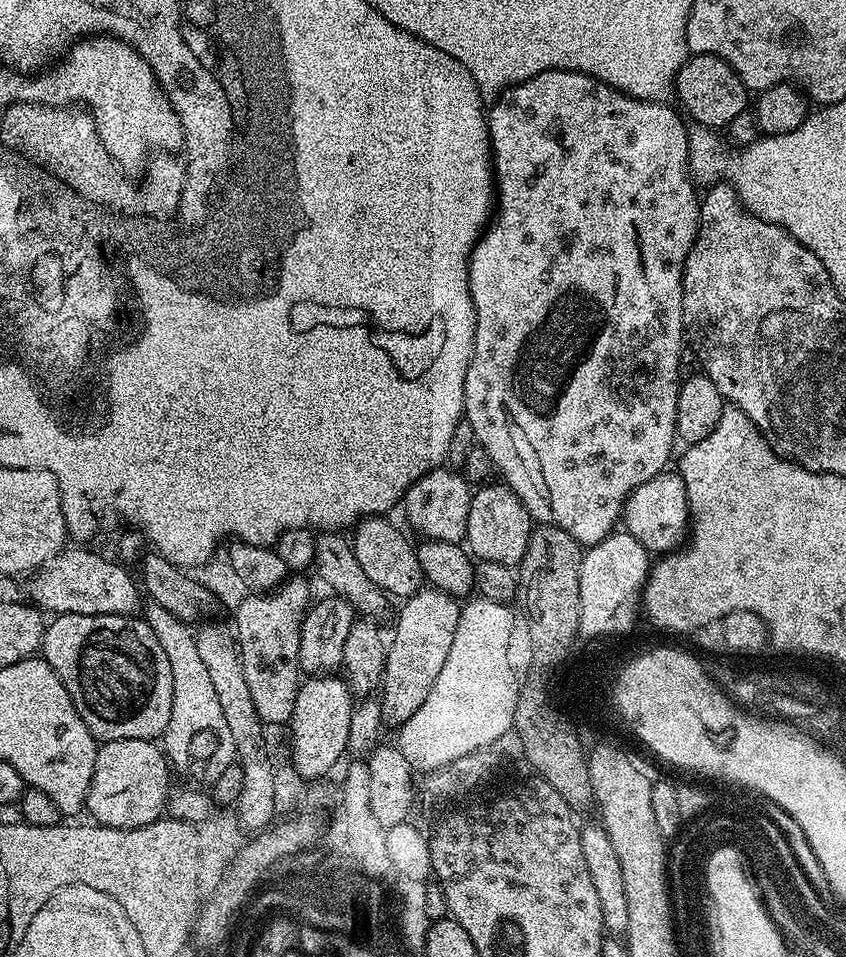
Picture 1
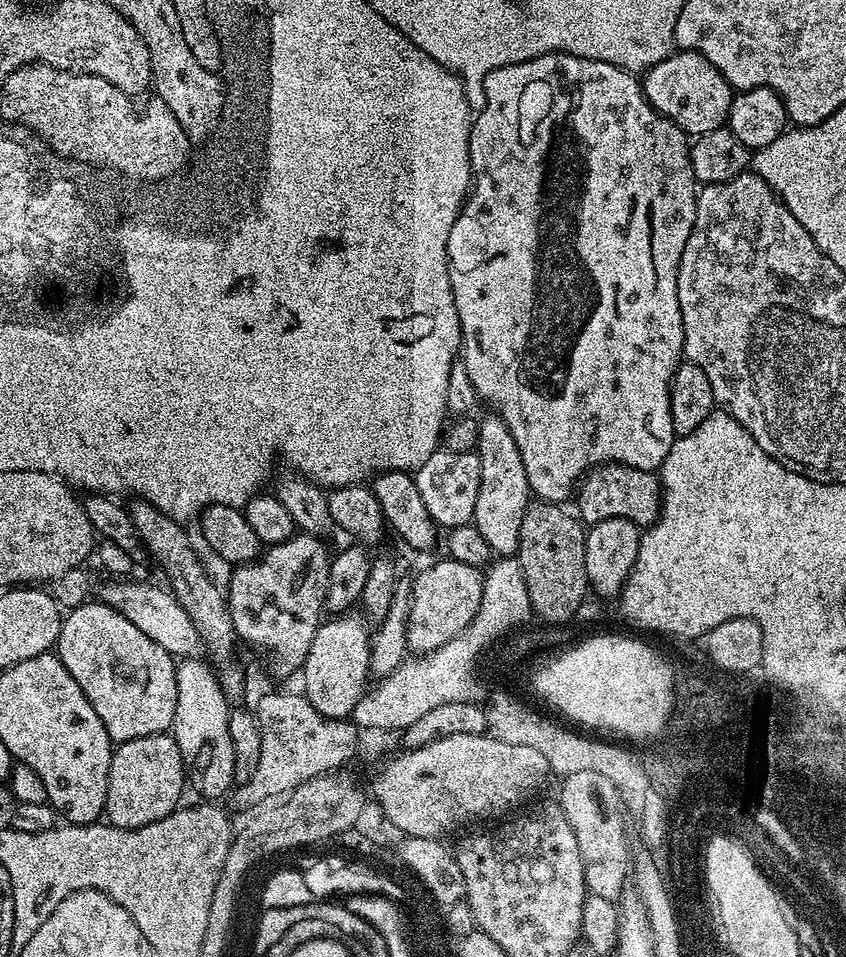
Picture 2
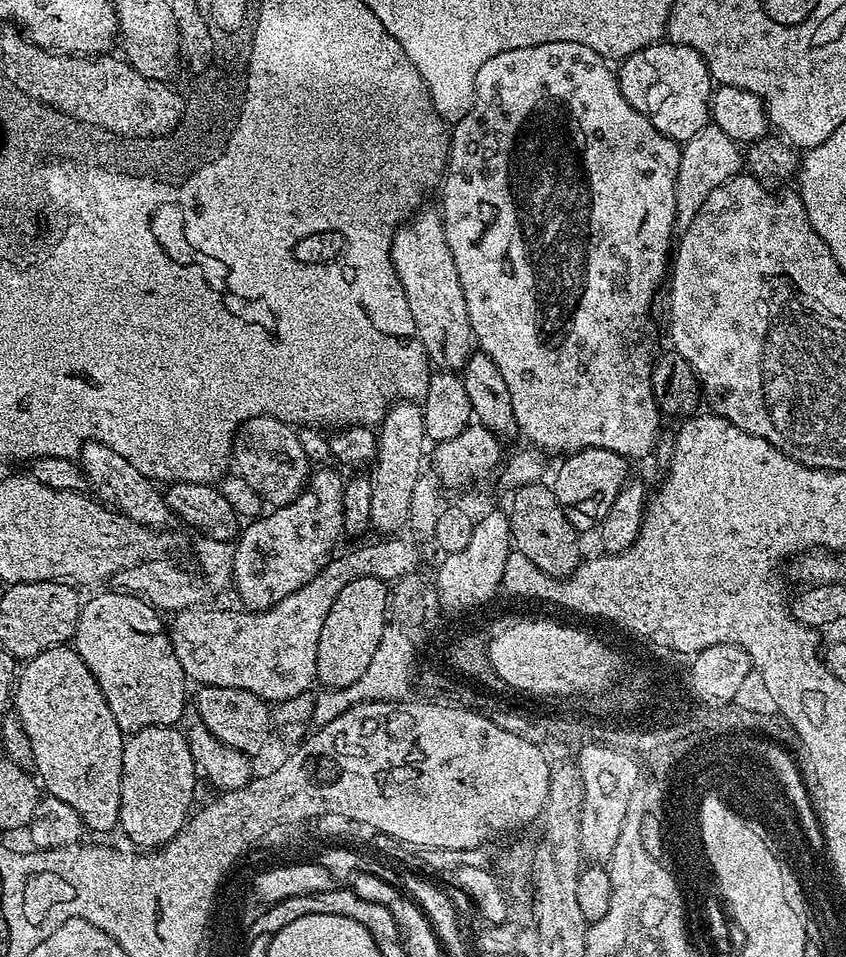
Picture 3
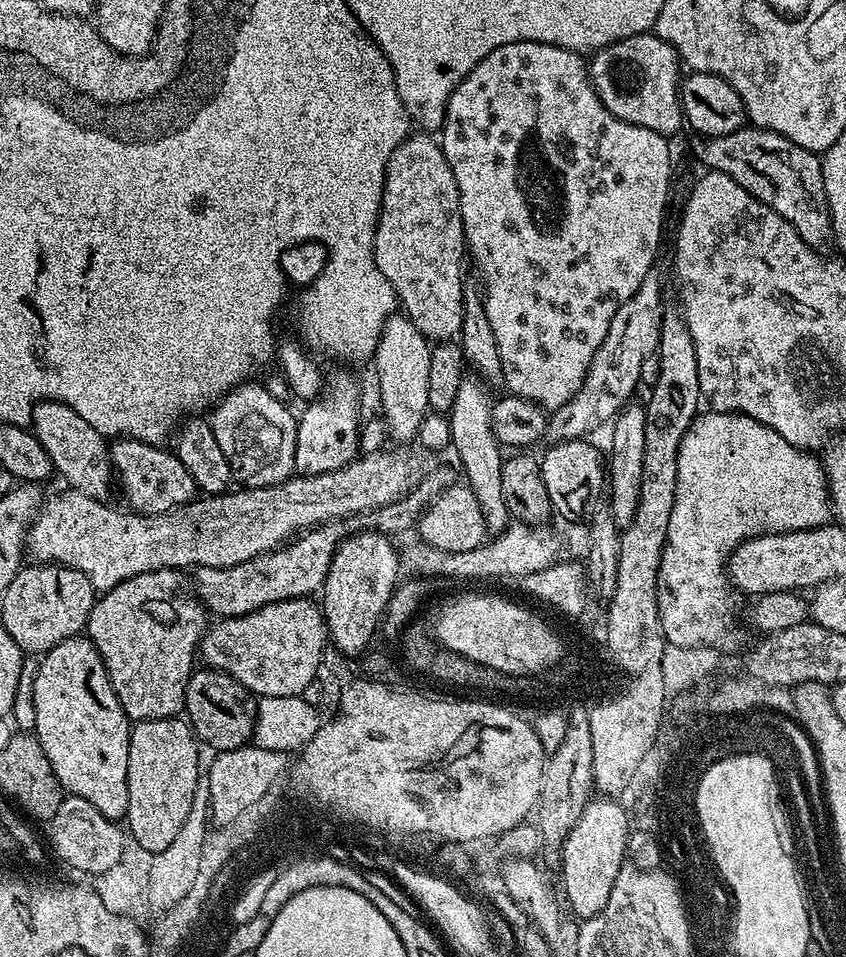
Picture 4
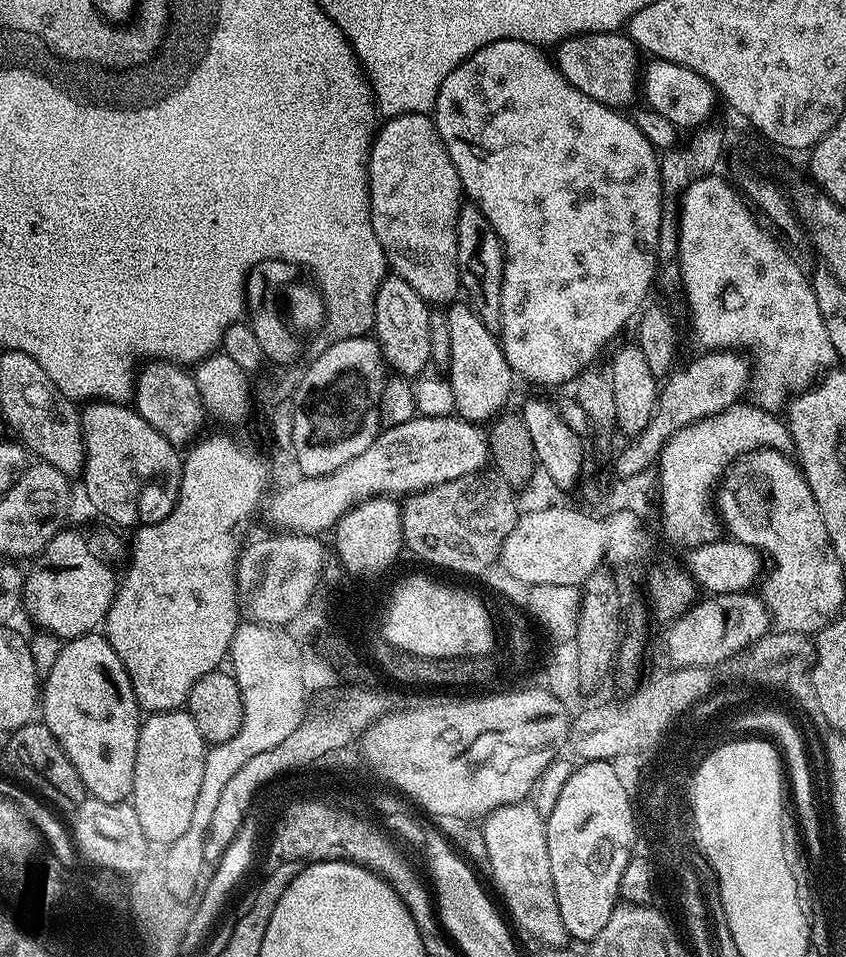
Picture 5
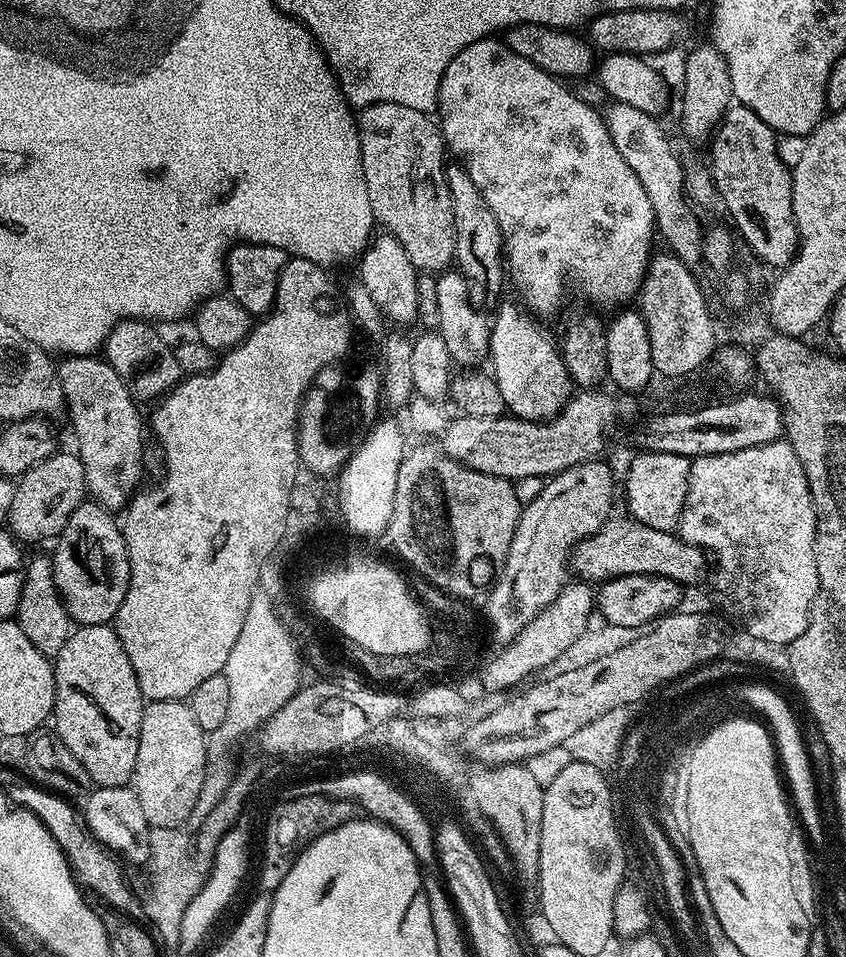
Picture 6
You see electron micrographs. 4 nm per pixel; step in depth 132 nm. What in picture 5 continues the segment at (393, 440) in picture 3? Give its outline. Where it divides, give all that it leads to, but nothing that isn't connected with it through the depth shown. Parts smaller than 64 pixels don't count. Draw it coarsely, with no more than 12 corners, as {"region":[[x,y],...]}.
{"region":[[385,277],[373,333],[405,378],[431,363],[430,306]]}

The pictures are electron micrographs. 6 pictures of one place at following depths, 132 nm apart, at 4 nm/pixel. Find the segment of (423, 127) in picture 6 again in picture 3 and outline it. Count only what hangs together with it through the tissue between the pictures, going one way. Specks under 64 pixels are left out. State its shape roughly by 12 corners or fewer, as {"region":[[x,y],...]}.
{"region":[[441,213],[397,228],[392,265],[437,369],[474,351]]}

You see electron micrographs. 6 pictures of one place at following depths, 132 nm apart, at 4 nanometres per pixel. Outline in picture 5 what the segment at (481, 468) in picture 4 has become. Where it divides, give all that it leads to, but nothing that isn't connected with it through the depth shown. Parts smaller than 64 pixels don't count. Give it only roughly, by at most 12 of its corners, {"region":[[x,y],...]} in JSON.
{"region":[[466,302],[447,305],[455,415],[509,407],[504,345]]}

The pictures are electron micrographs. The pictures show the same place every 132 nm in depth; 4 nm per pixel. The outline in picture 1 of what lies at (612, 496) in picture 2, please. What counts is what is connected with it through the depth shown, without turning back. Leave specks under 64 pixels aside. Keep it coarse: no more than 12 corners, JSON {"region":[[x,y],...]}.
{"region":[[665,470],[628,496],[622,517],[650,554],[688,539],[686,482]]}

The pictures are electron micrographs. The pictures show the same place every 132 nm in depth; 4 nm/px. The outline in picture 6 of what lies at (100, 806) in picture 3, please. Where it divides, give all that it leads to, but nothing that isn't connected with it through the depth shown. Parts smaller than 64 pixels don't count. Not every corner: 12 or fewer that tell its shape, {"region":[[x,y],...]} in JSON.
{"region":[[115,627],[54,657],[55,735],[131,785],[146,701]]}

